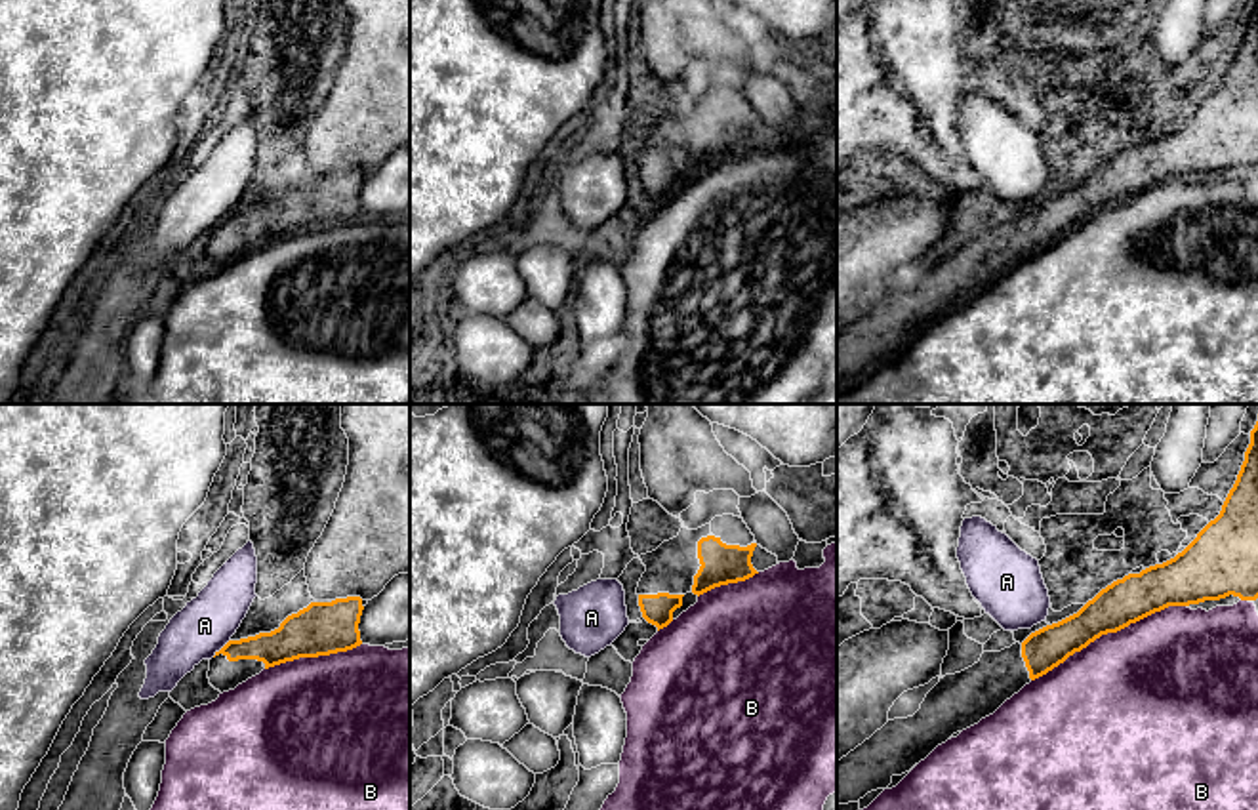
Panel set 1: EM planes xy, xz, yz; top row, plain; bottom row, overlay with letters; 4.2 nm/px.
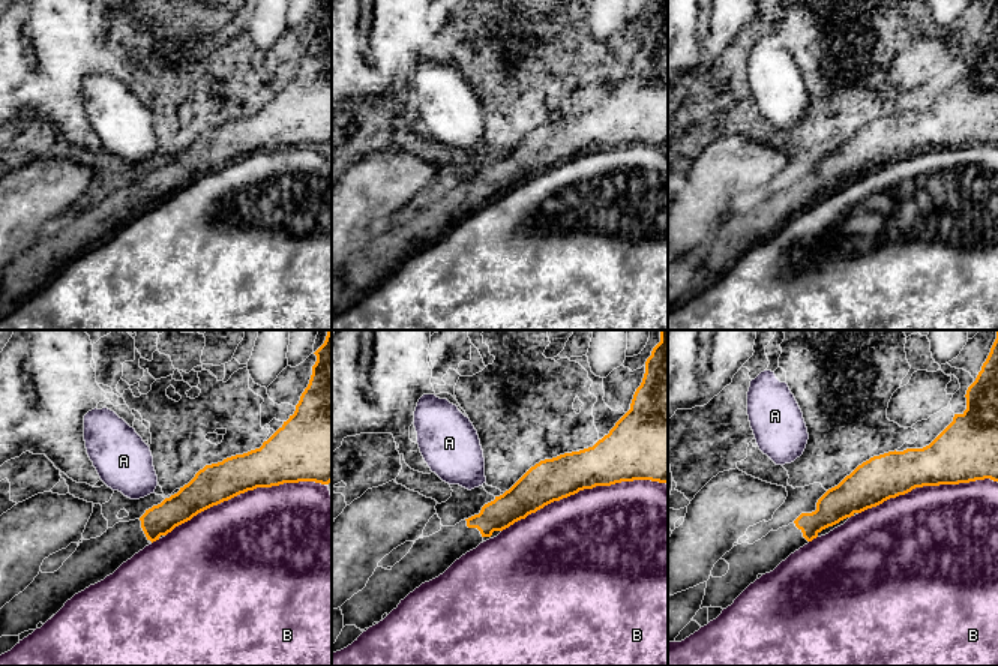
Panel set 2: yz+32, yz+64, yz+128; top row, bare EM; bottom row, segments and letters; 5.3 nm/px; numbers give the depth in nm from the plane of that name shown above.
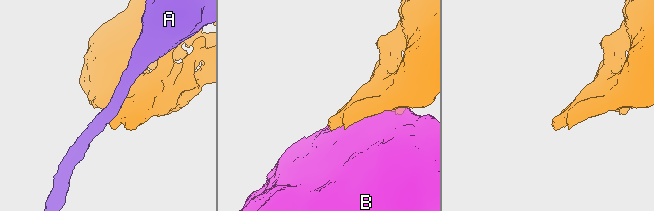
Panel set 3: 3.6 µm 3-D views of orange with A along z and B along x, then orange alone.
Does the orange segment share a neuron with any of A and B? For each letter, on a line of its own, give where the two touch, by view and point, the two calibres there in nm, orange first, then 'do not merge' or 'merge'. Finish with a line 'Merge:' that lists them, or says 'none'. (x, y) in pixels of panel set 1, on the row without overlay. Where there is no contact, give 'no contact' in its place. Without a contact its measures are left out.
A: meets orange in xy at (222, 222); 140 nm thick on the orange side, 240 nm on the other; do not merge
B: meets orange in yz at (1108, 204); 190 nm thick on the orange side, 480 nm on the other; do not merge
Merge: none

